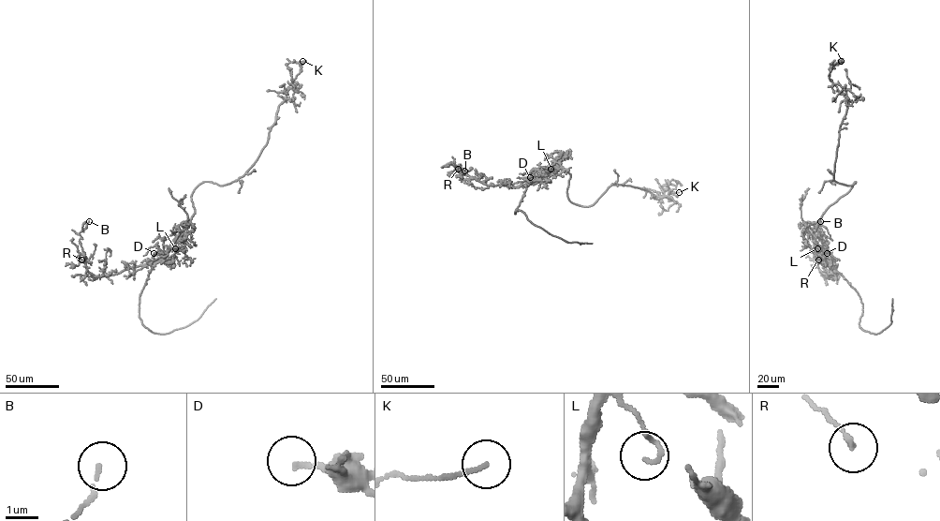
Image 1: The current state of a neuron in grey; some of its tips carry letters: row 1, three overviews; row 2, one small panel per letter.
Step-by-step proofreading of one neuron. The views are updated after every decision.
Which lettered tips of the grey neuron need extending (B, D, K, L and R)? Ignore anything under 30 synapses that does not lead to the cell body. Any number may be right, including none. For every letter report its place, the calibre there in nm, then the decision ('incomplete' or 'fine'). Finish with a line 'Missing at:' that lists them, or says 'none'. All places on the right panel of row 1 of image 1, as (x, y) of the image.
B: (820, 221) | 90 nm | fine
D: (827, 253) | 170 nm | fine
K: (841, 61) | 120 nm | fine
L: (817, 248) | 100 nm | fine
R: (818, 260) | 150 nm | fine
Missing at: none

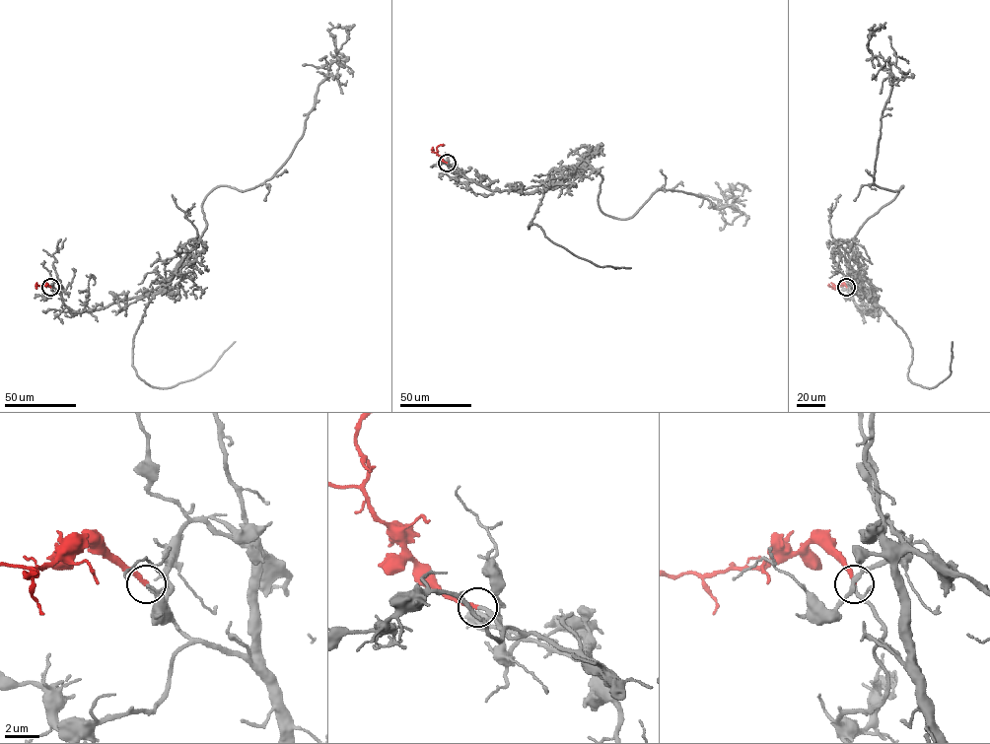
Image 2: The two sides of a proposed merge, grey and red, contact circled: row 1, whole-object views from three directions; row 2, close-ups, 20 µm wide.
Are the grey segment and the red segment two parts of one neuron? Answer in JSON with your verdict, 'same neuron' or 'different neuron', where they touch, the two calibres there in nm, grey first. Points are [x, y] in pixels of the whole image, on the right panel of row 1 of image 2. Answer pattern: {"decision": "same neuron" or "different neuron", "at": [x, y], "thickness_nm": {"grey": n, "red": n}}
{"decision": "same neuron", "at": [846, 287], "thickness_nm": {"grey": 160, "red": 240}}

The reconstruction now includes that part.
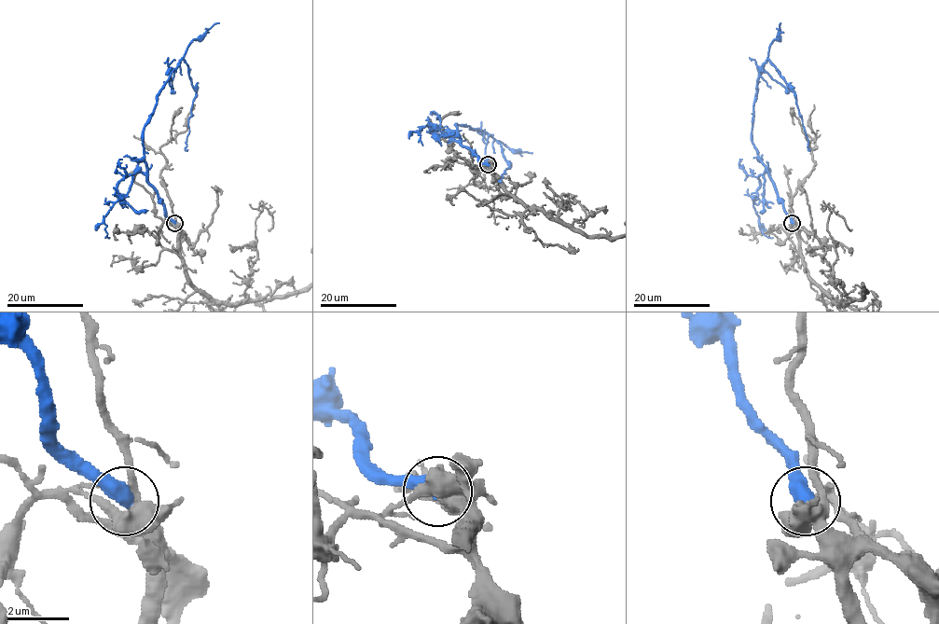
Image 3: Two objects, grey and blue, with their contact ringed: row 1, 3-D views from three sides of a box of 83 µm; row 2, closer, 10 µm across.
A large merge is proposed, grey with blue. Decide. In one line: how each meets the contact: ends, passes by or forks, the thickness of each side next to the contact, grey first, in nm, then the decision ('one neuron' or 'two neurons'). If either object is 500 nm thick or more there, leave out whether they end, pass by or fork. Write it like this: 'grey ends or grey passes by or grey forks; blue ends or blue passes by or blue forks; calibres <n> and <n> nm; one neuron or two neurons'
calibres 380 and 500 nm; one neuron

